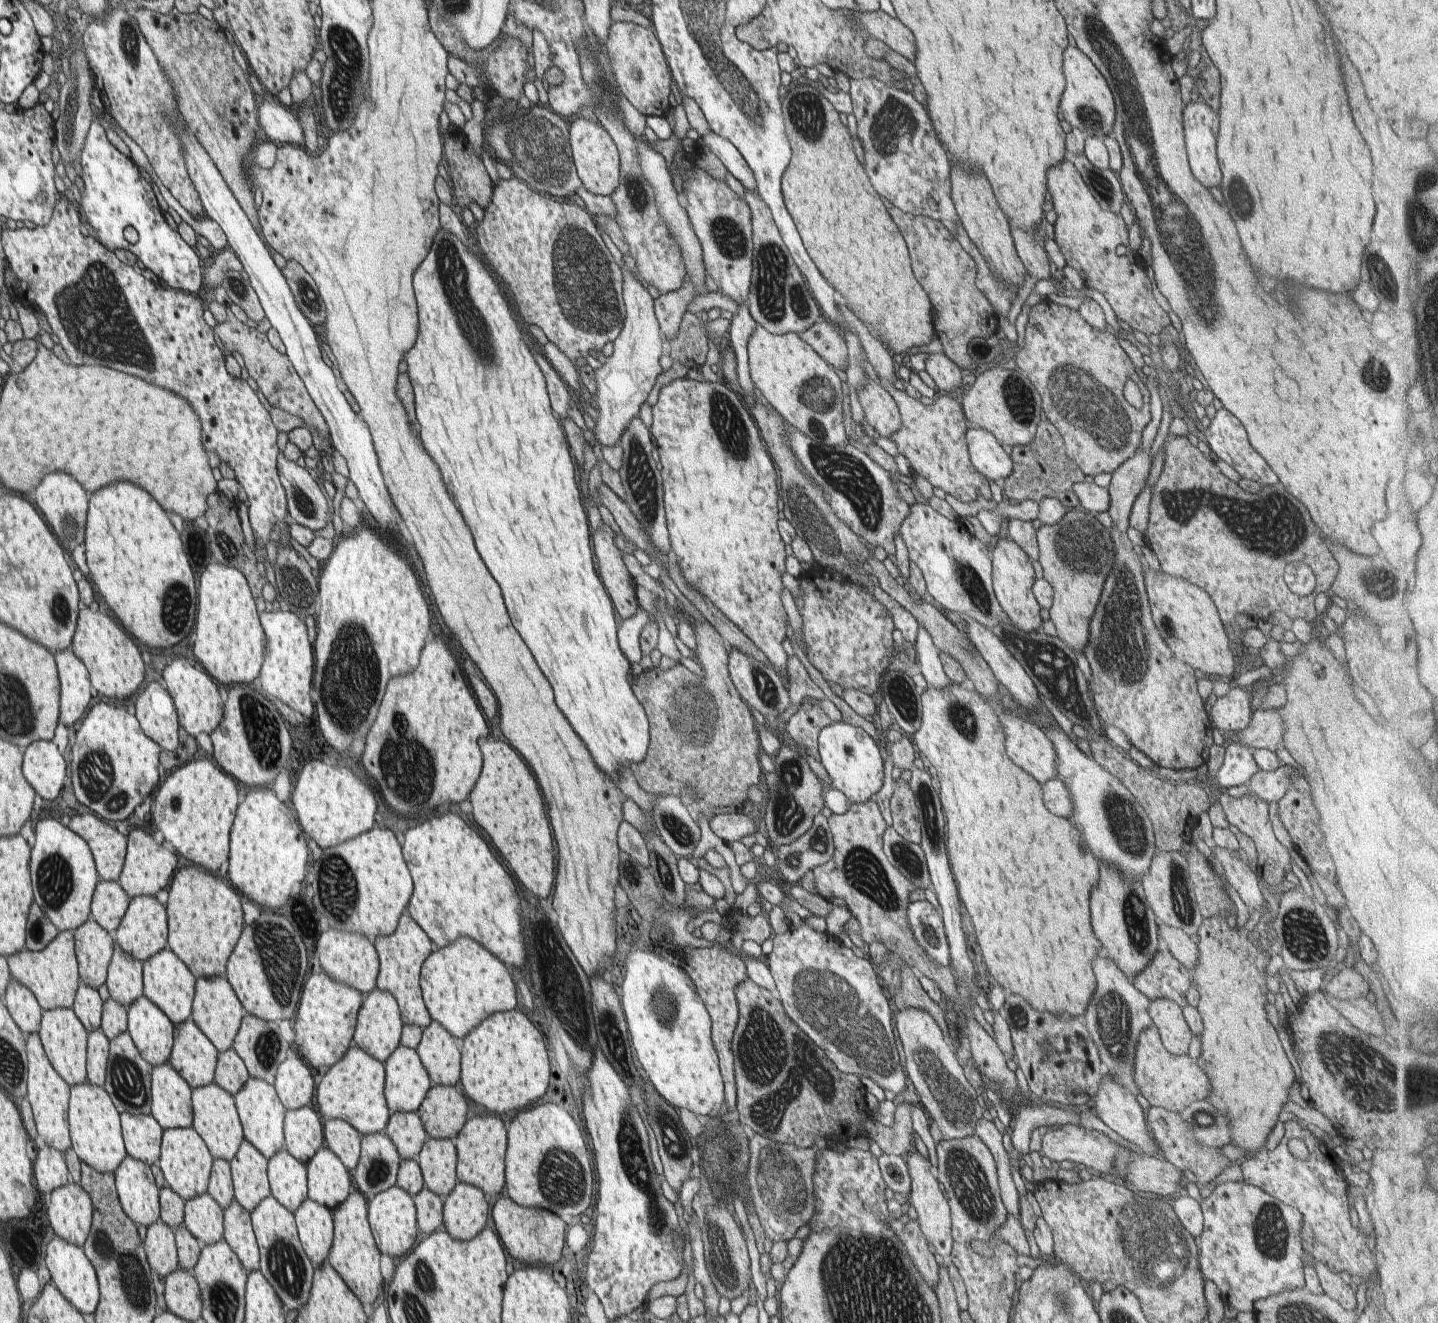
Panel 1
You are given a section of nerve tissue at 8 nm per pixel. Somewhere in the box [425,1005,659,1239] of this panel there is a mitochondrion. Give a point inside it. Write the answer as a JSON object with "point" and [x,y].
{"point":[561,1180]}

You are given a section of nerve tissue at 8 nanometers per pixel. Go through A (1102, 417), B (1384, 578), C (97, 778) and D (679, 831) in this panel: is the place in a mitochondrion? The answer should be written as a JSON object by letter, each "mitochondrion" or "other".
{"A":"mitochondrion","B":"other","C":"mitochondrion","D":"mitochondrion"}

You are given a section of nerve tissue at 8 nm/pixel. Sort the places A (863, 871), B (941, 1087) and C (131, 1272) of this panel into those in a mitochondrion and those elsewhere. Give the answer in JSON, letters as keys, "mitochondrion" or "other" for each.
{"A":"mitochondrion","B":"mitochondrion","C":"mitochondrion"}

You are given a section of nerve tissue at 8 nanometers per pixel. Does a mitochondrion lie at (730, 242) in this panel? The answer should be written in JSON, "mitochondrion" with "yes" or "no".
{"mitochondrion":"yes"}

